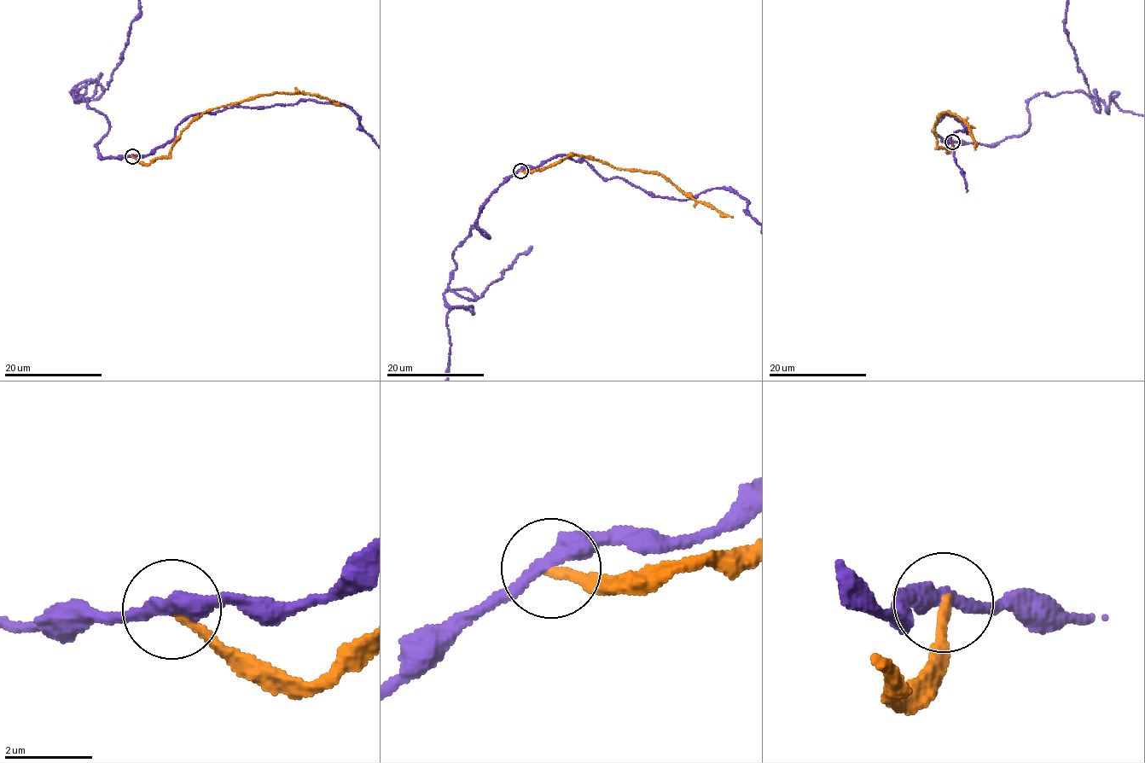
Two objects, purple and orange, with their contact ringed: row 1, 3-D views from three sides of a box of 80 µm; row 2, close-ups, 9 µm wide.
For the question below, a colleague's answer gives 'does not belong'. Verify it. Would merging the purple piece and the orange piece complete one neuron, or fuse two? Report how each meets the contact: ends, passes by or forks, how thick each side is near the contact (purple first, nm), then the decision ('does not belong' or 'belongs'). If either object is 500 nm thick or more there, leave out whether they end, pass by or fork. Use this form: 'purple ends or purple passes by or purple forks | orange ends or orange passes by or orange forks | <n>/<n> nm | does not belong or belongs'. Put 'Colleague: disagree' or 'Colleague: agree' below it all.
purple passes by | orange ends | 320/240 nm | does not belong
Colleague: agree

